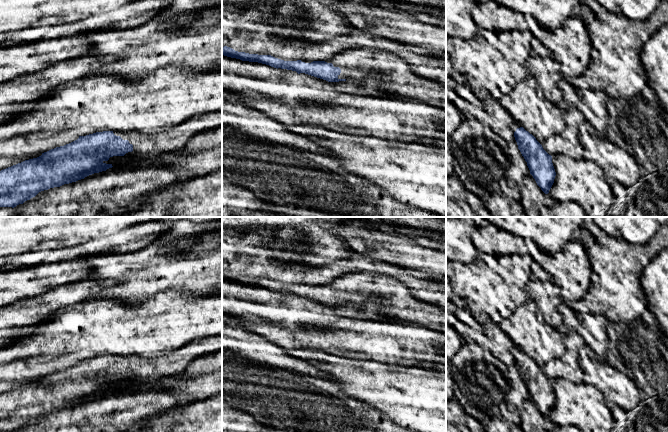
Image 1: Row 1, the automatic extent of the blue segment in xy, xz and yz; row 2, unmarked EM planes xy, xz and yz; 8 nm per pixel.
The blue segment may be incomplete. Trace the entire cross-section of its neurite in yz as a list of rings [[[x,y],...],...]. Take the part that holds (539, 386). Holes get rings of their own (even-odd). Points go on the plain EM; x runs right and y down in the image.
[[[513,347],[512,355],[514,356],[518,373],[527,386],[530,398],[541,414],[548,418],[556,400],[552,380],[543,373],[542,369],[532,358],[518,347]]]

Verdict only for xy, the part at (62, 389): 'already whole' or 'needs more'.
needs more

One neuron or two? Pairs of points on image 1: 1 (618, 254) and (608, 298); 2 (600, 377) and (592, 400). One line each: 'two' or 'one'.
1: one
2: two

